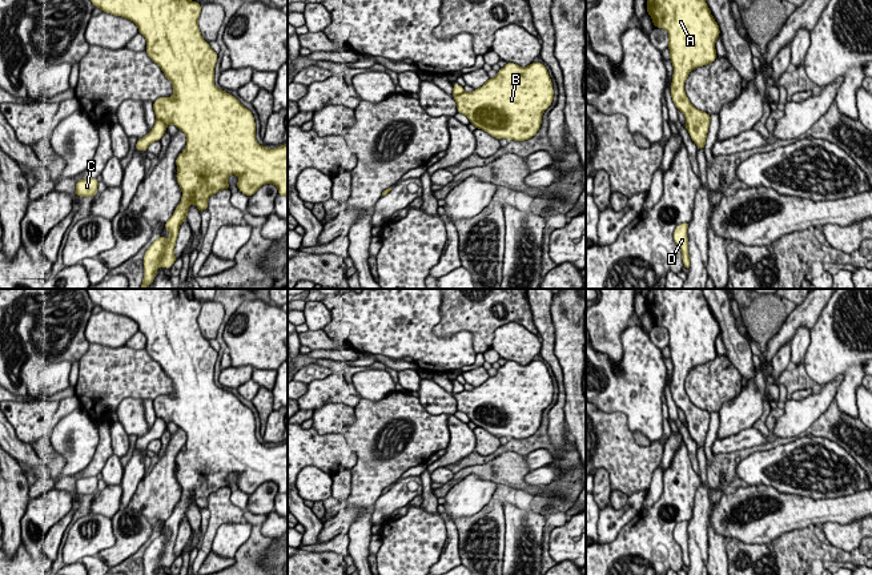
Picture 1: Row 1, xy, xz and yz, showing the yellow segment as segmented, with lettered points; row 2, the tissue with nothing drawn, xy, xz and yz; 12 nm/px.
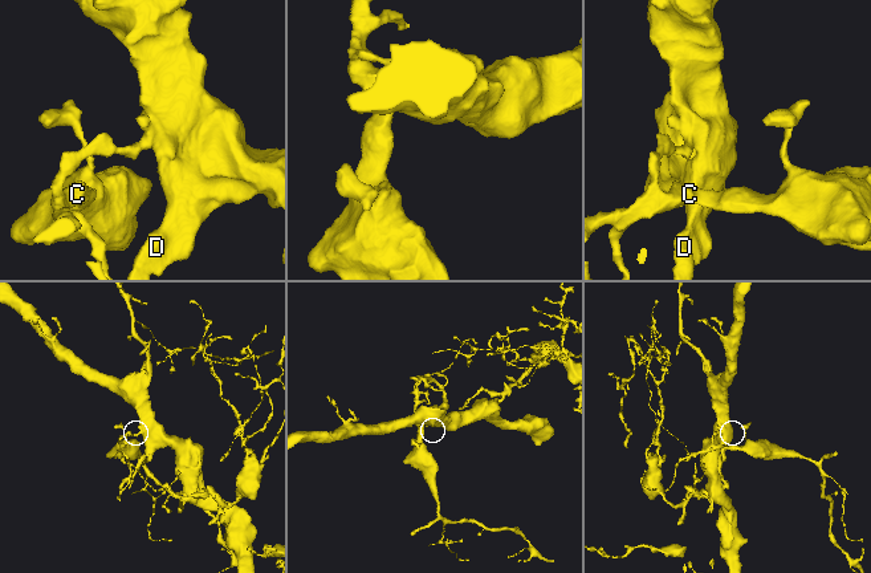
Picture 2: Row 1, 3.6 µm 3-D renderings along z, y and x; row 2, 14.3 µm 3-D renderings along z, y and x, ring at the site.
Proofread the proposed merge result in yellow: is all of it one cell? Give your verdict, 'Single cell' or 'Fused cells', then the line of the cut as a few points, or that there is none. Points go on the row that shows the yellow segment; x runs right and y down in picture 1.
Fused cells. Split along xy (156, 119), (165, 127)

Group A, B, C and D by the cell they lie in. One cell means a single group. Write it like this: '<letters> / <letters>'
A B D / C

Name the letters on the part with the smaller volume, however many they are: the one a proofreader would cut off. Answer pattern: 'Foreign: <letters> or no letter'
Foreign: C

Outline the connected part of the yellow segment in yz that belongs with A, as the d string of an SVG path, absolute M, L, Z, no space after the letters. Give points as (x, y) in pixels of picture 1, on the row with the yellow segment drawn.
M647 0L646 8L654 27L668 33L670 60L674 67L671 97L684 114L696 148L704 149L711 116L690 102L684 83L692 69L716 60L719 25L706 0Z

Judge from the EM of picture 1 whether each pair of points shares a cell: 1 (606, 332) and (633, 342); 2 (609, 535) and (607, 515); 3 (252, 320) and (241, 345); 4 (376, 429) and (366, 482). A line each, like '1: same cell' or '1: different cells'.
1: different cells
2: same cell
3: same cell
4: same cell

